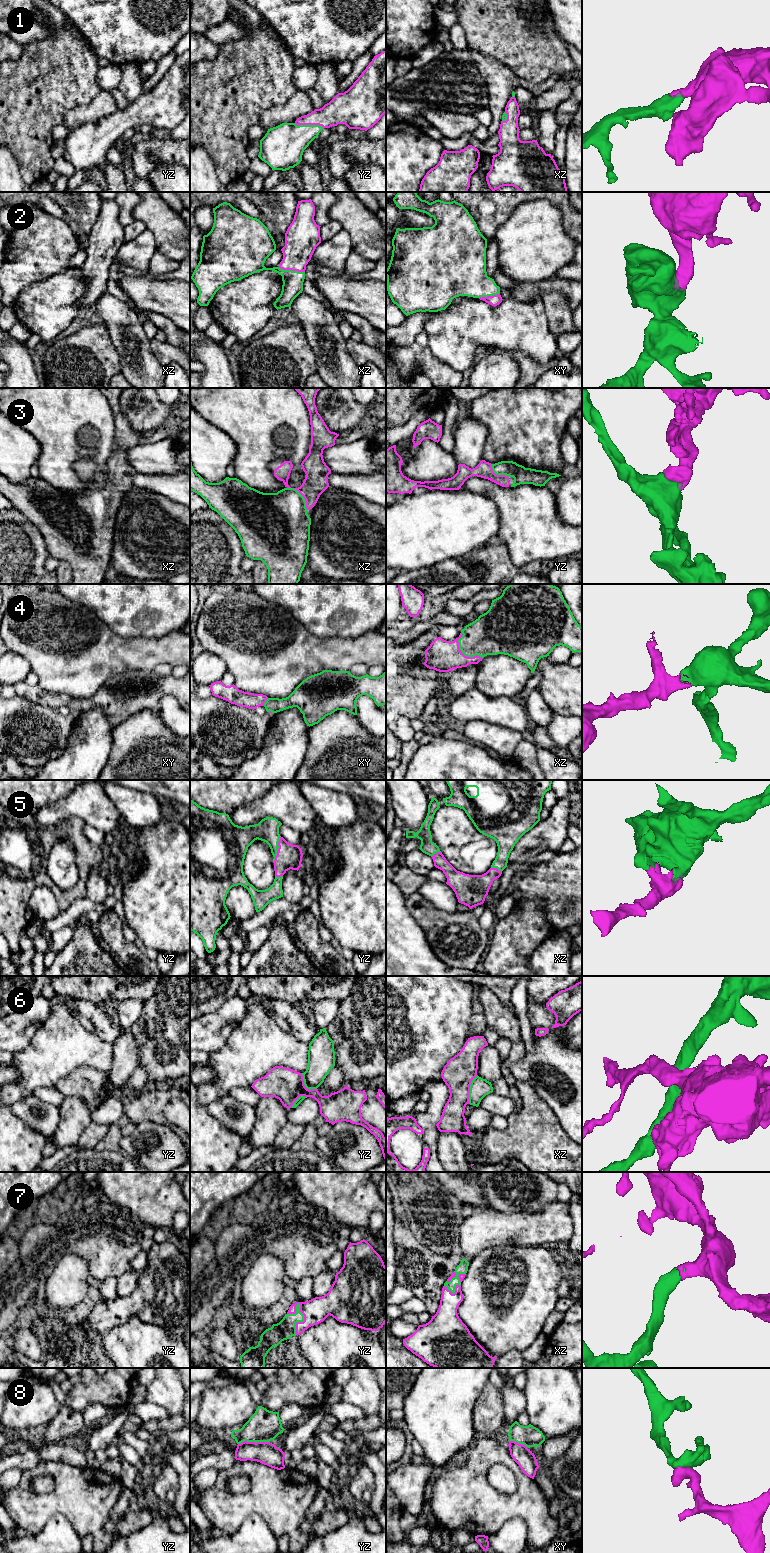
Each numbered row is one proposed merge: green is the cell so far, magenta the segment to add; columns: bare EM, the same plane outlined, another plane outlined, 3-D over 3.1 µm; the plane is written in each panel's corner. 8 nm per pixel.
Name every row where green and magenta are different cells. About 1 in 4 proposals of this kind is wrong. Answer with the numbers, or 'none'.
6

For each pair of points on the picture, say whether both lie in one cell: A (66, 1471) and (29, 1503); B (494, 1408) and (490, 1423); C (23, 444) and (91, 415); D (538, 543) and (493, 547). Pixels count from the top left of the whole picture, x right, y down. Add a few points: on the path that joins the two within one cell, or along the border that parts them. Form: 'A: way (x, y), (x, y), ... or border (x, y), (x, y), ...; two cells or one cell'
A: way (66, 1484), (48, 1503), (42, 1503); one cell
B: way (490, 1412), (490, 1419); one cell
C: border (24, 429), (40, 446), (40, 454), (36, 461); two cells
D: border (497, 536), (505, 543), (511, 561), (519, 566); two cells

